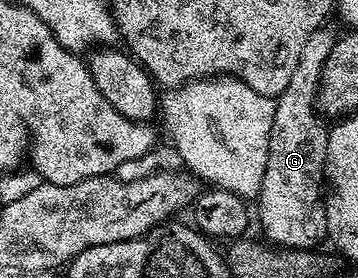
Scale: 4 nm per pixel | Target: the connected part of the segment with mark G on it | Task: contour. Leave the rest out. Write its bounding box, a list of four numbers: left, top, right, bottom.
[254,25,337,251]

